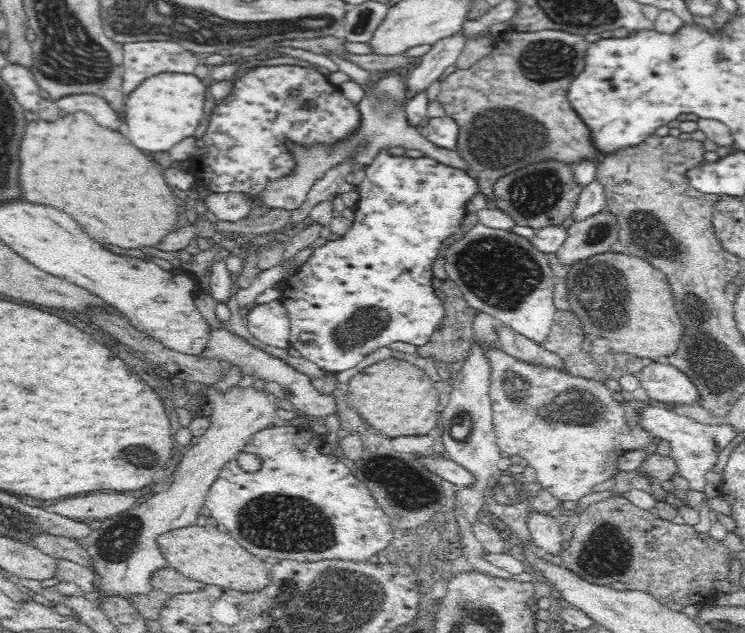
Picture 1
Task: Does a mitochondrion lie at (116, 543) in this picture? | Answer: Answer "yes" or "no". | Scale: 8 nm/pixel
yes

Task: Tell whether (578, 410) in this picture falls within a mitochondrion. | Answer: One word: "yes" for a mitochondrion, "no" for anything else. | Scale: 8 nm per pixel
yes

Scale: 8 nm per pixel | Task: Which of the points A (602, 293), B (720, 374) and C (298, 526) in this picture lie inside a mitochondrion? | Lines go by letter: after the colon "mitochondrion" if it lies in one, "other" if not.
A: mitochondrion
B: mitochondrion
C: mitochondrion

